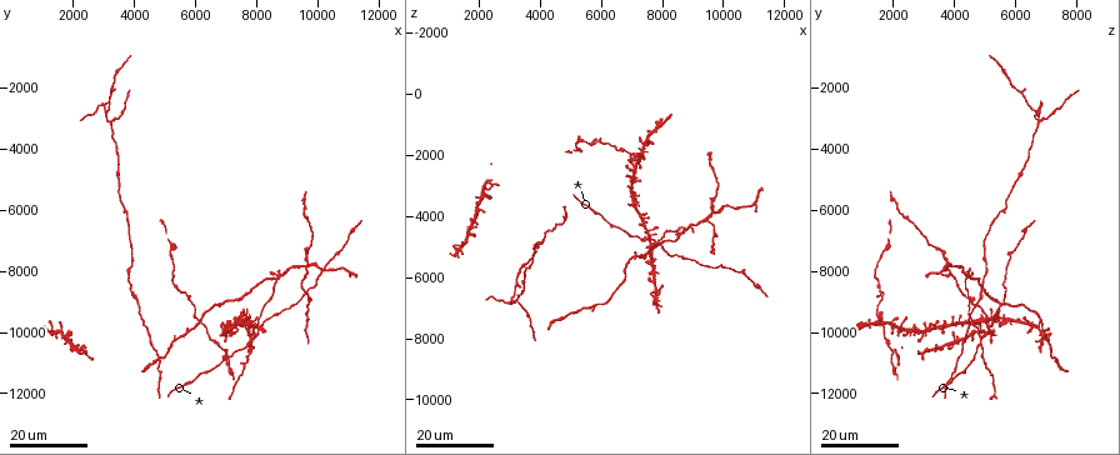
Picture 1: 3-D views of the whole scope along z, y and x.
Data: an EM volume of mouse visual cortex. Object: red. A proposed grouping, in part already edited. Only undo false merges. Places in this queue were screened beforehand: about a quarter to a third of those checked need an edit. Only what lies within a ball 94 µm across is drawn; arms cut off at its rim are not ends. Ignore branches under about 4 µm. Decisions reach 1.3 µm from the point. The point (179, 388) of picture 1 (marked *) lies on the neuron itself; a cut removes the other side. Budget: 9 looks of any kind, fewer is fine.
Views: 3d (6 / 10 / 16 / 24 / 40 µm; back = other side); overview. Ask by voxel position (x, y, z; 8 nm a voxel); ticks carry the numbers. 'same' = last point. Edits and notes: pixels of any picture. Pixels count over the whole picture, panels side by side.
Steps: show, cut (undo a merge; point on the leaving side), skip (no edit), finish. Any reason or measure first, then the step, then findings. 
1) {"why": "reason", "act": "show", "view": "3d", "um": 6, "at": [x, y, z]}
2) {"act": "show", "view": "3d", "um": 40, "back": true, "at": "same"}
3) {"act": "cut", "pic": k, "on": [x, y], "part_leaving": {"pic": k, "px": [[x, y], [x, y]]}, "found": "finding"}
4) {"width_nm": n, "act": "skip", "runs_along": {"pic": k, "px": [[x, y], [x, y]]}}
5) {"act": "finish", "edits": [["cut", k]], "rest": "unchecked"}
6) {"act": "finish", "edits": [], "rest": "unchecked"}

{"why": "thin arm on a thick one", "act": "show", "view": "3d", "um": 24, "at": [6900, 10600, 1900]}

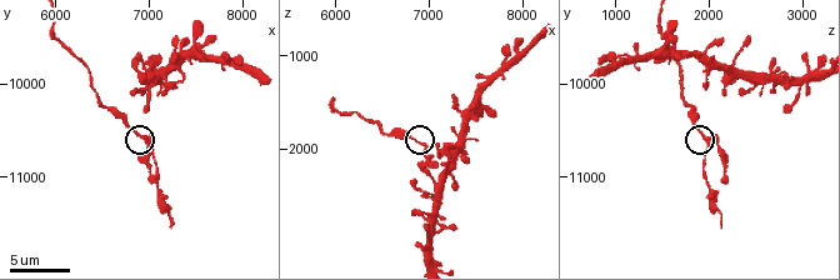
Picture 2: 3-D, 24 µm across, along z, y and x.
{"why": "closer look", "act": "show", "view": "3d", "um": 6, "at": [7000, 10600, 2000]}

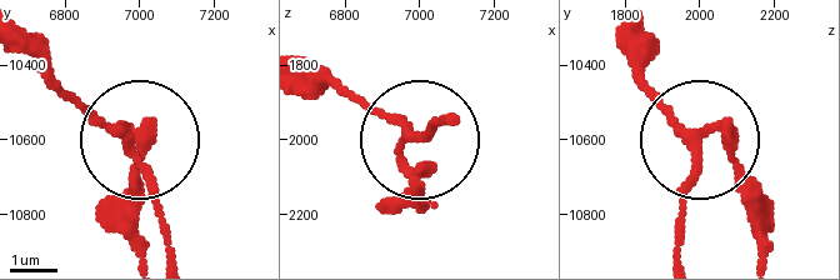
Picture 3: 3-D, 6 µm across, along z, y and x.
{"arms": 3, "act": "cut", "pic": 3, "on": [131, 219], "part_leaving": {"pic": 3, "px": [[140, 149], [140, 253]]}, "found": "a second neuron is stuck on"}

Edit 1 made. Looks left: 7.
{"why": "see it whole again", "act": "show", "view": "overview"}

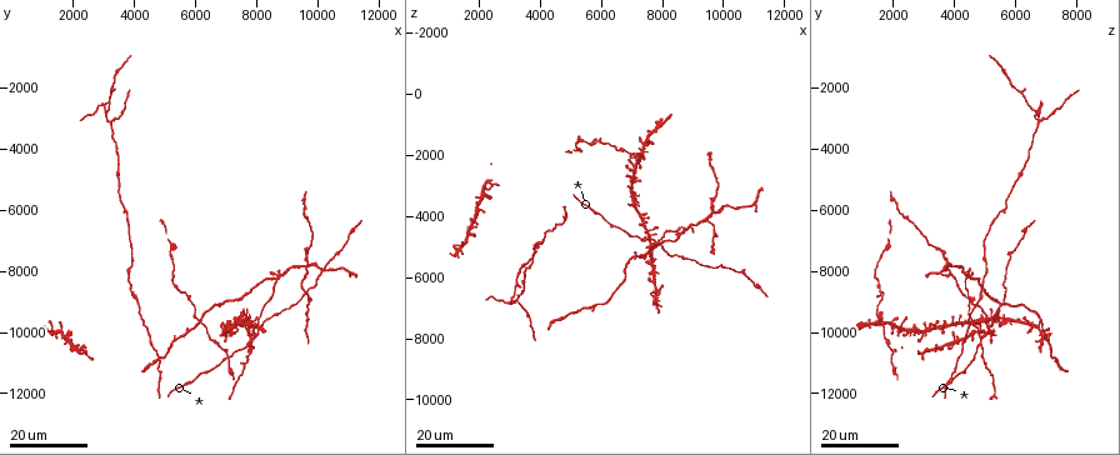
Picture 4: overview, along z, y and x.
{"act": "show", "view": "3d", "um": 16, "at": [7700, 10400, 4900]}

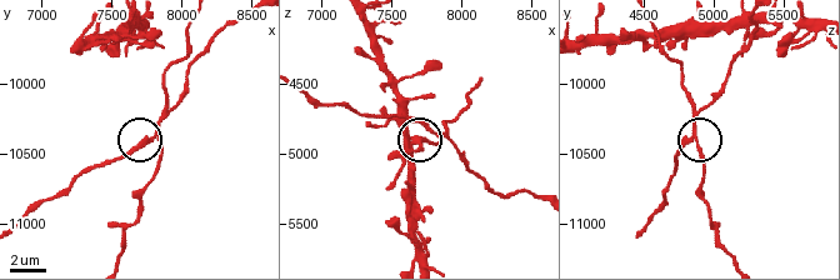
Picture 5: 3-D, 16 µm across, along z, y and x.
{"act": "show", "view": "3d", "um": 6, "at": [7820, 10380, 4880]}

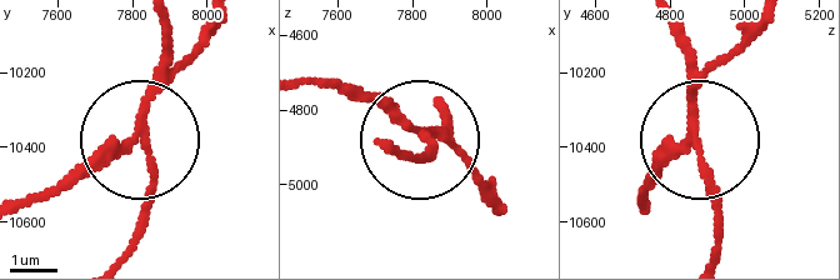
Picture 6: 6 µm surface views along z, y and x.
{"act": "cut", "pic": 6, "on": [148, 170], "part_leaving": {"pic": 6, "px": [[145, 91], [165, 24]]}, "found": "a second neuron is stuck on"}

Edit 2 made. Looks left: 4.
{"why": "sudden change in width", "act": "show", "view": "3d", "um": 24, "at": [4200, 8900, 4700]}

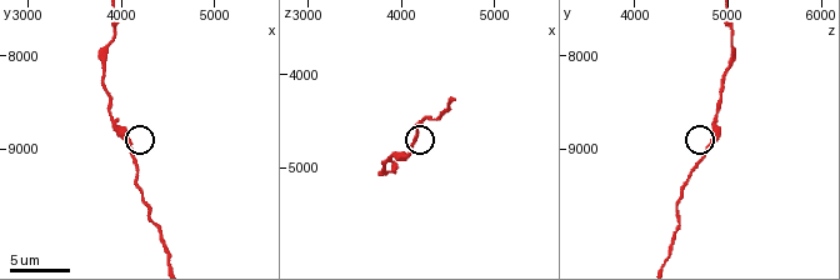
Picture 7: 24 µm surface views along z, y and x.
{"act": "show", "view": "3d", "um": 6, "at": [4100, 8950, 4800]}

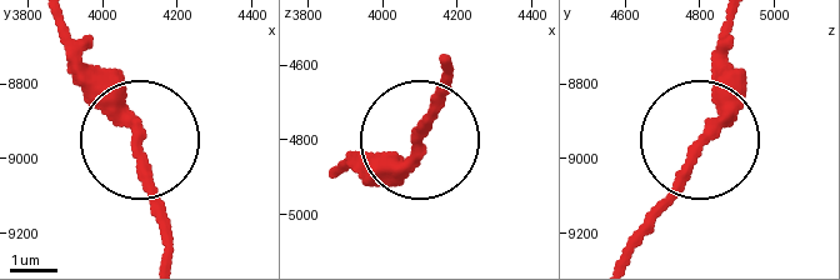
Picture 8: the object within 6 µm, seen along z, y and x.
{"act": "skip", "runs_along": {"pic": 8, "px": [[618, 259], [718, 115], [721, 60]]}, "found": "one neuron here"}

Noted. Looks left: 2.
{"act": "show", "view": "3d", "um": 10, "at": [7200, 9950, 2250]}

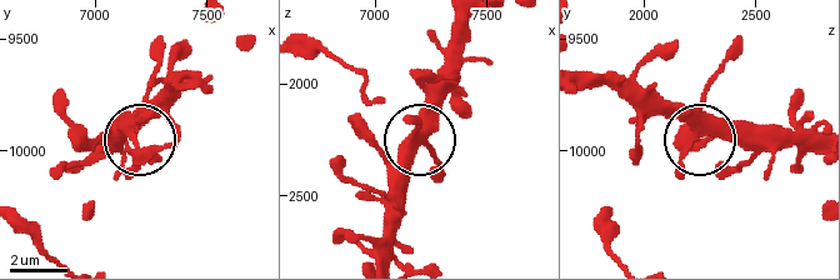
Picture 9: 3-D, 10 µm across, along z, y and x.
{"why": "from behind", "act": "show", "view": "3d", "um": 10, "back": true, "at": [7170, 9920, 2230]}

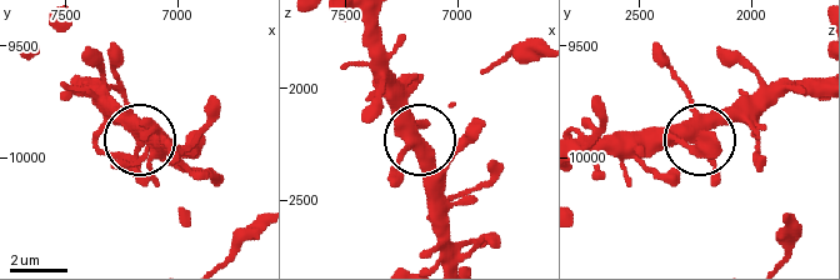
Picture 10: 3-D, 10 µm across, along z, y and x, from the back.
{"act": "skip", "runs_along": {"pic": 10, "px": [[450, 255], [450, 205], [440, 169], [388, 100]]}, "found": "continuous, no second neuron"}

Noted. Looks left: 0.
{"act": "finish", "edits": [["cut", 3], ["cut", 6]], "rest": "unchecked"}

